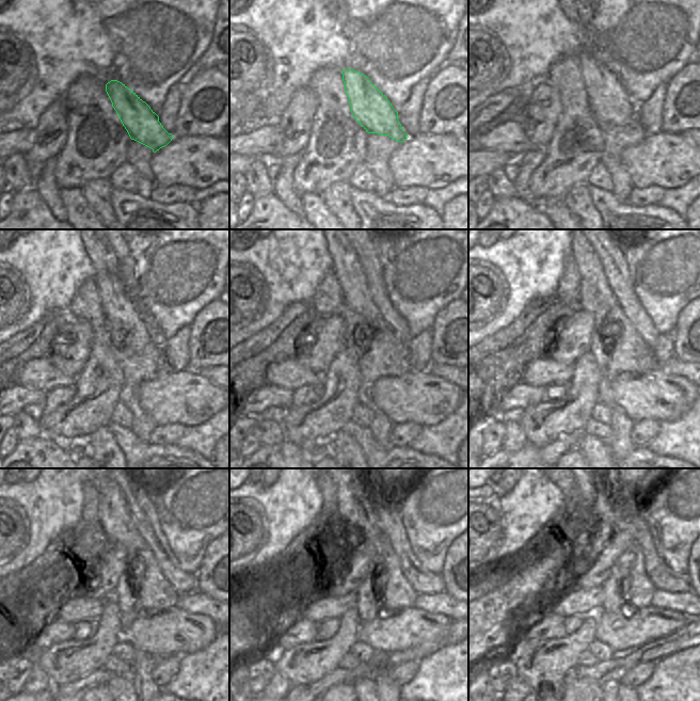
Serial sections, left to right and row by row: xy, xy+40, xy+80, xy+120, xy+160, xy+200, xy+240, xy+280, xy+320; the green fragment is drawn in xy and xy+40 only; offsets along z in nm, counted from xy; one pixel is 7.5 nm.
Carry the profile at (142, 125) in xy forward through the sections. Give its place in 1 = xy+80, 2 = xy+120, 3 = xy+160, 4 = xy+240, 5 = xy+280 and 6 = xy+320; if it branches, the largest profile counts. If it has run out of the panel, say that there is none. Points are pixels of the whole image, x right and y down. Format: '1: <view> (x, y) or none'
1: xy+80 (609, 102)
2: xy+120 (116, 305)
3: xy+160 (356, 296)
4: xy+240 (114, 518)
5: xy+280 (355, 507)
6: xy+320 (592, 498)

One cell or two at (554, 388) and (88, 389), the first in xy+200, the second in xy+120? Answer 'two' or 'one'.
two

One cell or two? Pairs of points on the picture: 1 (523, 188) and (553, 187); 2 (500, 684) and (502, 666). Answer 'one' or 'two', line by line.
1: two
2: one

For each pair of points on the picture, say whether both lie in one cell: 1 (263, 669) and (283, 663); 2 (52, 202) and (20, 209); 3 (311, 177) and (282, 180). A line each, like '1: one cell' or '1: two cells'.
1: two cells
2: two cells
3: two cells

